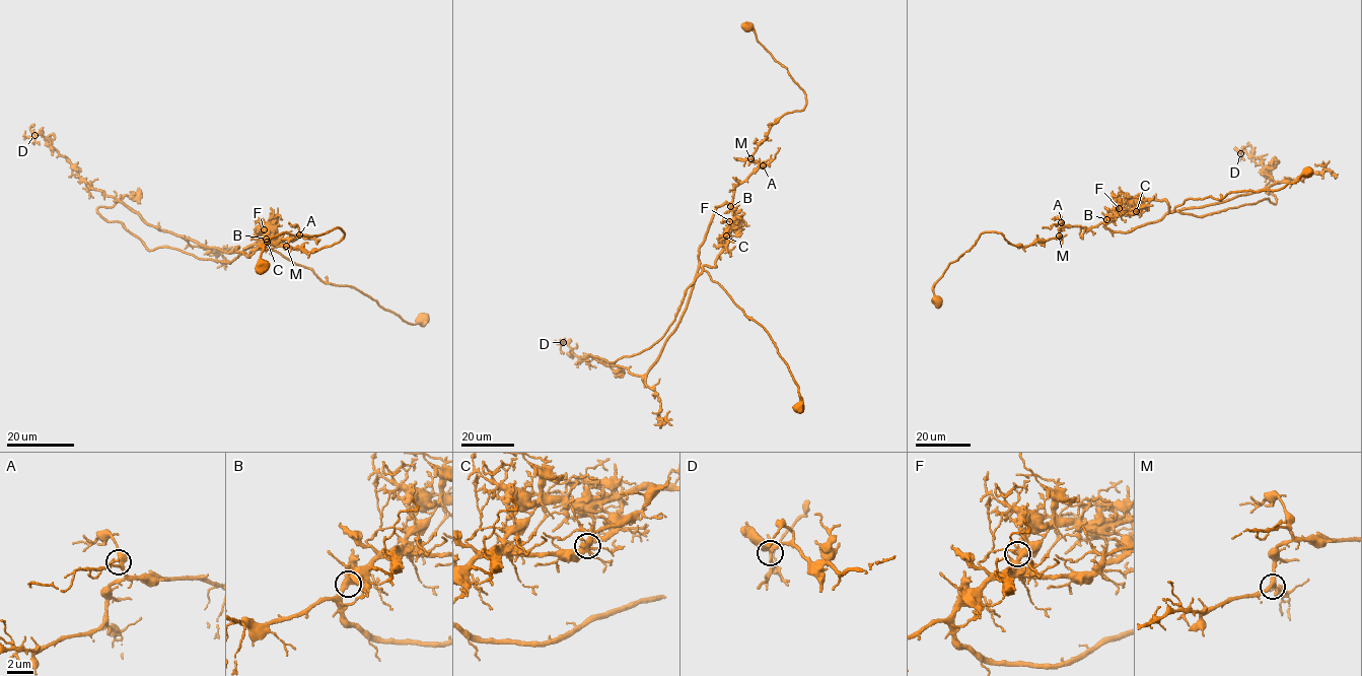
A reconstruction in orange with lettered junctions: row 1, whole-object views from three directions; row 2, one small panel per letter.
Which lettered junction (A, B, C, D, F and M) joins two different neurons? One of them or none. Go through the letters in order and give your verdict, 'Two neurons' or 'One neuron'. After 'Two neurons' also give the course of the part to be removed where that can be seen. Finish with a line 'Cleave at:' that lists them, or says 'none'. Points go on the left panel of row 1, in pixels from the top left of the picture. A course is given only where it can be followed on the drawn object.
A: One neuron
B: One neuron
C: One neuron
D: One neuron
F: Two neurons. Course of the part to remove: (265, 229), (231, 263), (215, 262), (166, 247), (148, 250), (96, 210), (125, 195), (140, 203)
M: One neuron
Cleave at: F

